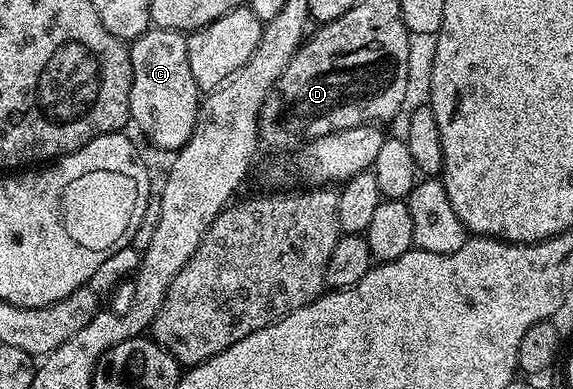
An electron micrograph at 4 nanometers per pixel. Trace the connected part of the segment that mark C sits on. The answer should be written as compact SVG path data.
M150 27L130 41L130 123L136 124L159 148L178 150L189 142L199 117L201 93L189 70L187 36L168 28Z

